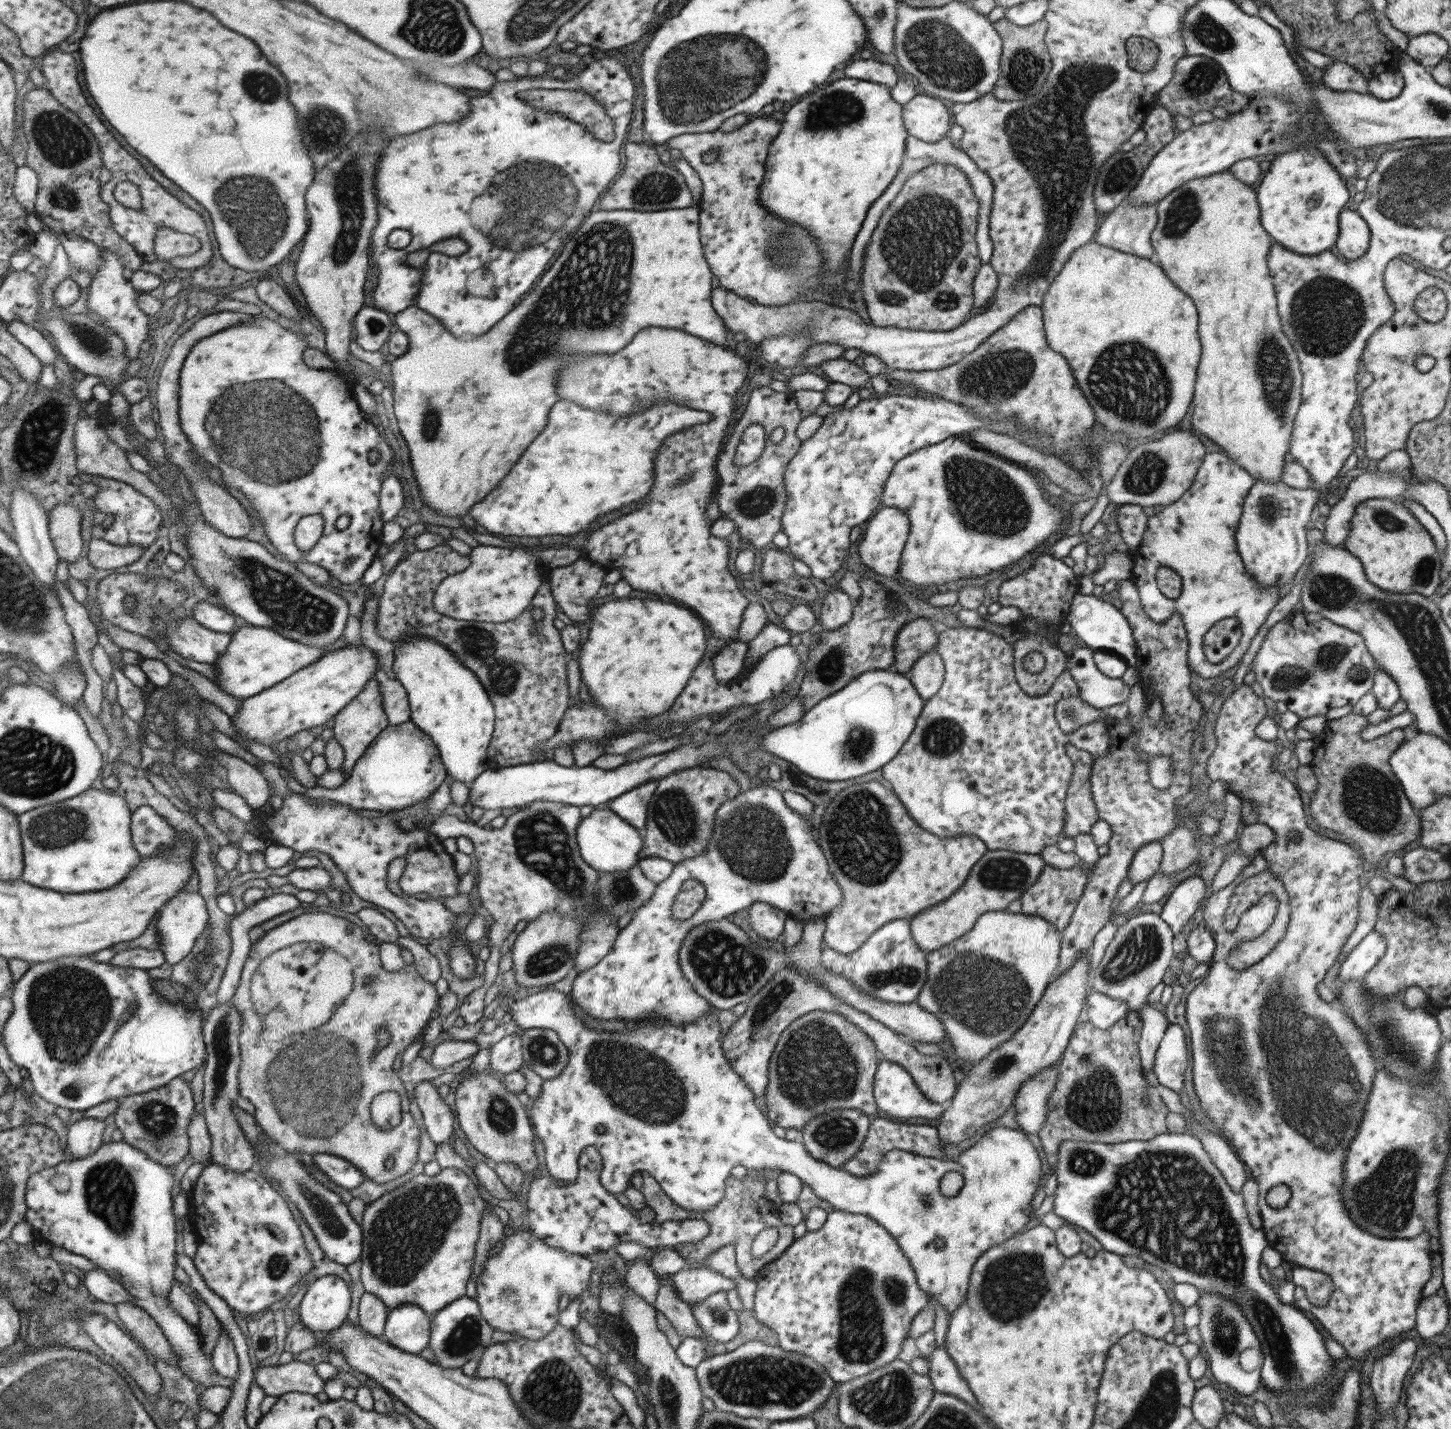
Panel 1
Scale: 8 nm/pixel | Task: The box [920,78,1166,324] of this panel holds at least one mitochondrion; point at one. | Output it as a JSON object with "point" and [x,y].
{"point":[1120,174]}

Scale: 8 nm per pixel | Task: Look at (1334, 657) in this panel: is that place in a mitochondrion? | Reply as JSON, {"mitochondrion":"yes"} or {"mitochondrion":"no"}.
{"mitochondrion":"yes"}

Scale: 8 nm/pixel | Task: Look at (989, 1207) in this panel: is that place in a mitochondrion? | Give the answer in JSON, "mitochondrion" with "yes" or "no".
{"mitochondrion":"no"}

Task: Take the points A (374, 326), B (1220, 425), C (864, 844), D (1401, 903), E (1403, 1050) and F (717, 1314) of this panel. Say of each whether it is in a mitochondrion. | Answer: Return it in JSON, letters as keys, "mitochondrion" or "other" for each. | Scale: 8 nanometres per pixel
{"A":"mitochondrion","B":"other","C":"mitochondrion","D":"other","E":"mitochondrion","F":"mitochondrion"}

